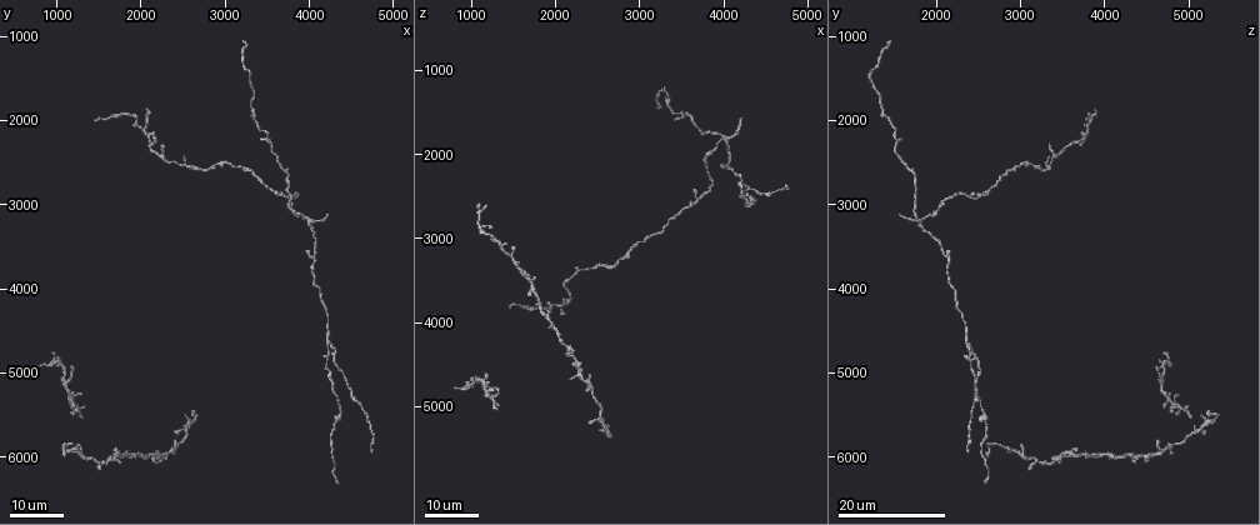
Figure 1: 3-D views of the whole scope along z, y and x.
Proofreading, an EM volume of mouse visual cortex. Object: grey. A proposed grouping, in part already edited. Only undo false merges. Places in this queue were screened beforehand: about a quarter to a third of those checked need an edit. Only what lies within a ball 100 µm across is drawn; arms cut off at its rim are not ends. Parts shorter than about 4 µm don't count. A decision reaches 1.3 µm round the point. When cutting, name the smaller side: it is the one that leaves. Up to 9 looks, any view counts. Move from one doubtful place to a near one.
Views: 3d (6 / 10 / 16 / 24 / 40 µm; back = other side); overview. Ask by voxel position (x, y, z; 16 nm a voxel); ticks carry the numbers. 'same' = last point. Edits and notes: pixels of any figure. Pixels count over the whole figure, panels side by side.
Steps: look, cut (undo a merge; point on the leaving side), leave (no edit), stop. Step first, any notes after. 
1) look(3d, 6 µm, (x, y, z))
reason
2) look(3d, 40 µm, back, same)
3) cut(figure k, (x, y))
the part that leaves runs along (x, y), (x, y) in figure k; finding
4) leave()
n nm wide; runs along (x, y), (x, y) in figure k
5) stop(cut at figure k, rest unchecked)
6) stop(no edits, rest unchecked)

look(3d, 24 µm, (4250, 4650, 2400))
three-way junction

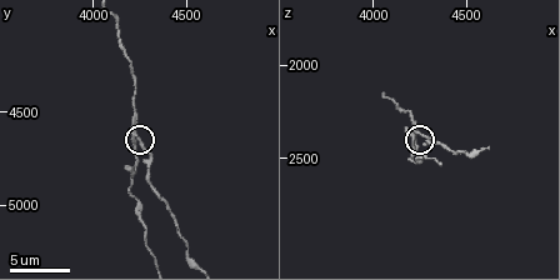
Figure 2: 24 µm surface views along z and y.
look(3d, 10 µm, (4240, 4640, 2380))
zoom in

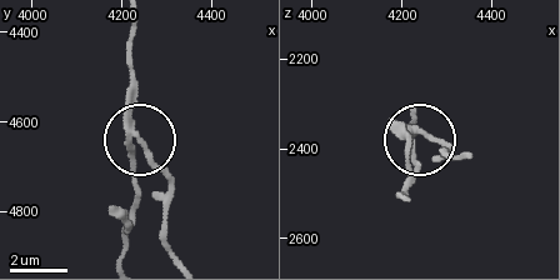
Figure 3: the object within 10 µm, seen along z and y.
cut(figure 3, (130, 153))
side arm 26 µm; a second neuron is stuck on

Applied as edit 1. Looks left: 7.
look(overview)

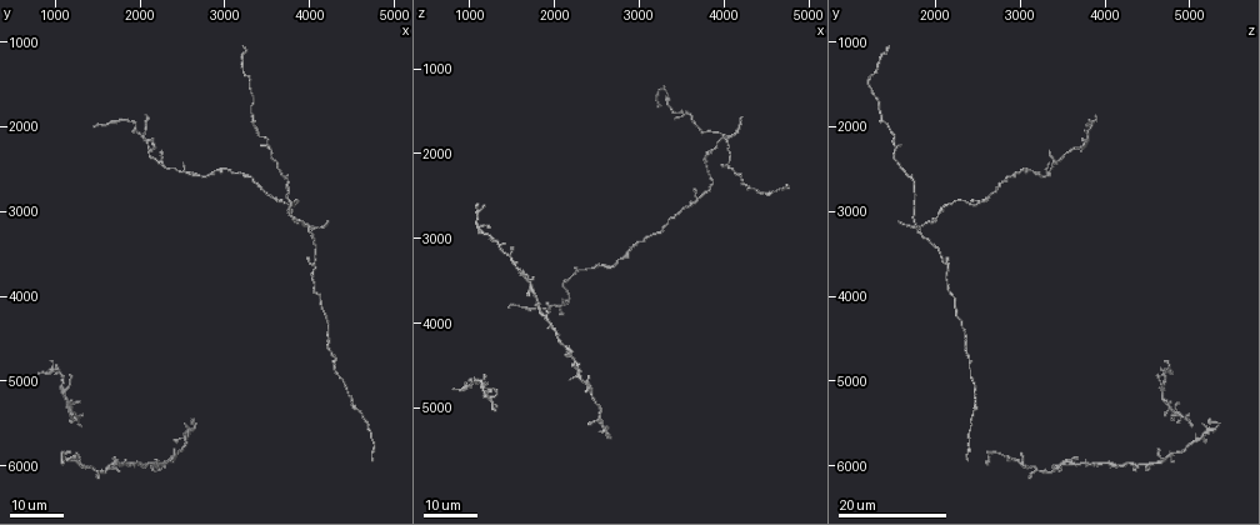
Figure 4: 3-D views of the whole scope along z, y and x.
look(3d, 24 µm, (4000, 3250, 1850))

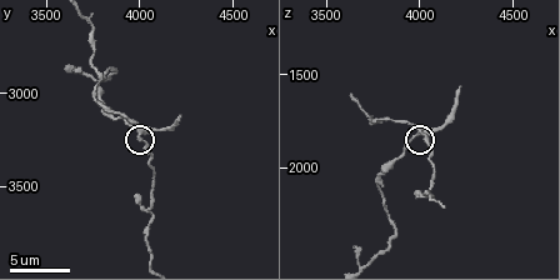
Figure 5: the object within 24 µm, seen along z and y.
look(3d, 10 µm, (4020, 3260, 1820))

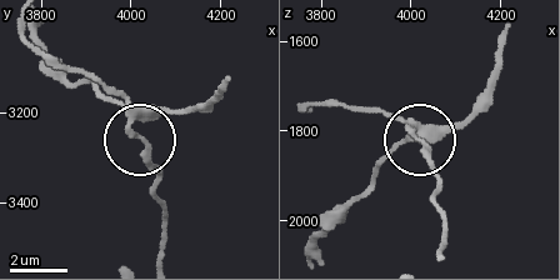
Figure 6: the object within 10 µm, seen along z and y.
cut(figure 6, (183, 111))
a second neuron is stuck on

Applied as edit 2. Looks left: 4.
look(3d, 16 µm, (3750, 2600, 1750))
thin arm on a thick one

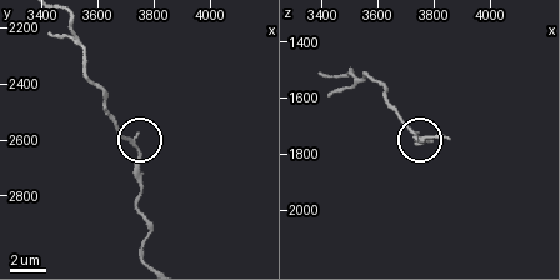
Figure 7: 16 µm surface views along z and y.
look(3d, 6 µm, same)

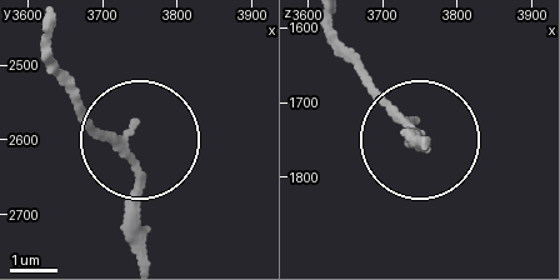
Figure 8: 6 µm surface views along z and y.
leave()
one neuron here

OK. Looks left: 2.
look(3d, 24 µm, (2300, 5950, 4600))
three-way junction

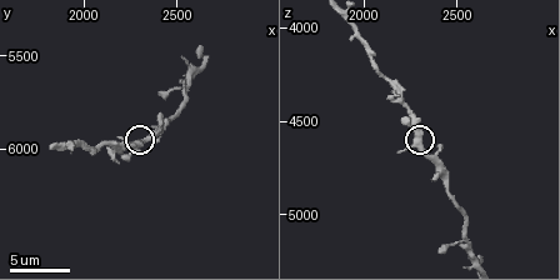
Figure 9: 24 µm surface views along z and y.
look(3d, 6 µm, same)

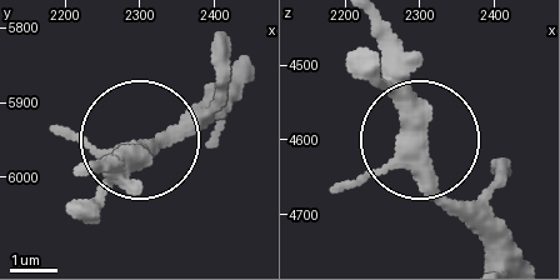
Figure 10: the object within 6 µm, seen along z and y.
leave()
380 nm wide; continuous, no second neuron

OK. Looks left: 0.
stop(cut at figure 3, cut at figure 6, rest unchecked)

